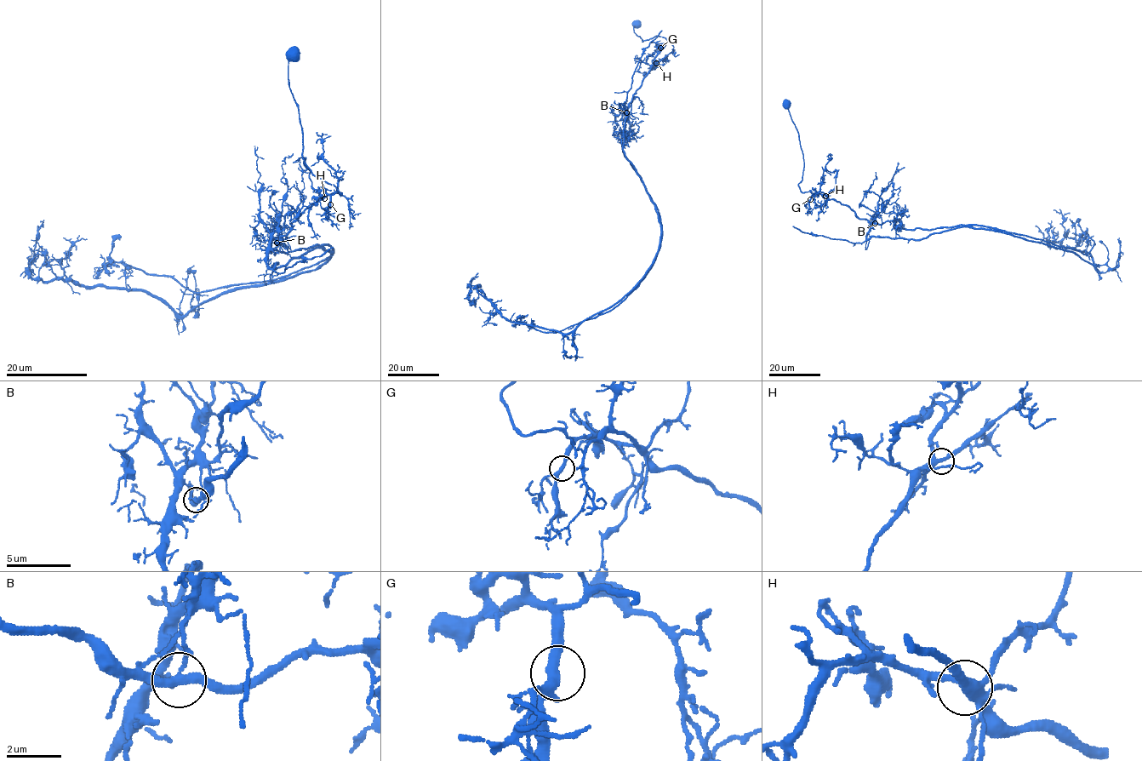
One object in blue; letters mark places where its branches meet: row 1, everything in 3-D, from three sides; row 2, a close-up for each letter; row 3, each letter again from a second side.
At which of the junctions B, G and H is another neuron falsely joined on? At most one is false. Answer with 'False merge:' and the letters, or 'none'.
False merge: B

